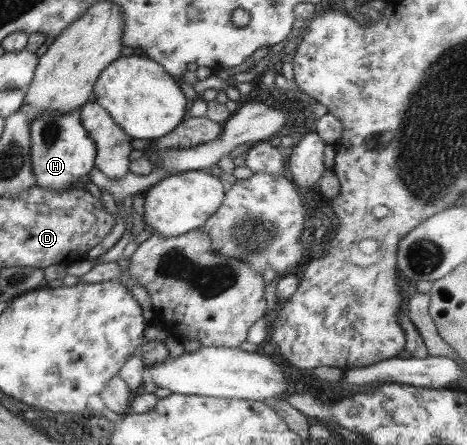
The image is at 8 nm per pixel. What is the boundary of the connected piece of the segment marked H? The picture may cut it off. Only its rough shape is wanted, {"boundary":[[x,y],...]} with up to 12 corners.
{"boundary":[[78,108],[30,124],[37,187],[69,191],[97,147]]}

